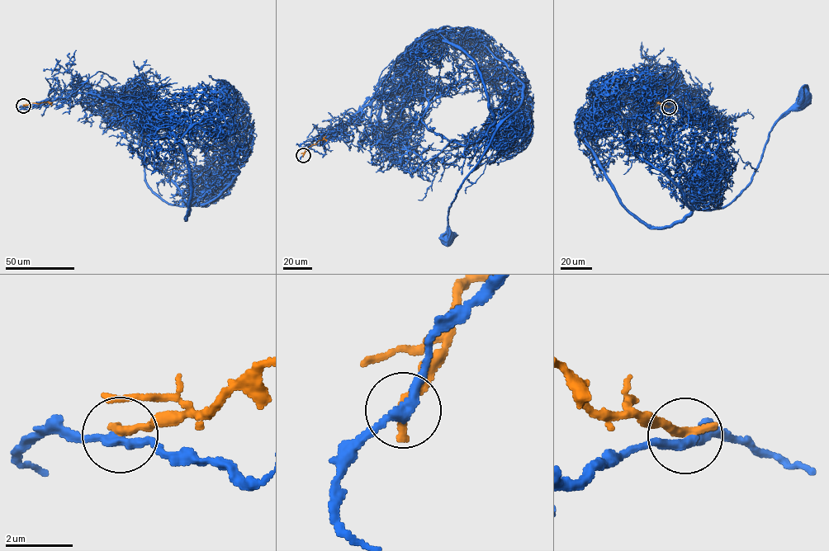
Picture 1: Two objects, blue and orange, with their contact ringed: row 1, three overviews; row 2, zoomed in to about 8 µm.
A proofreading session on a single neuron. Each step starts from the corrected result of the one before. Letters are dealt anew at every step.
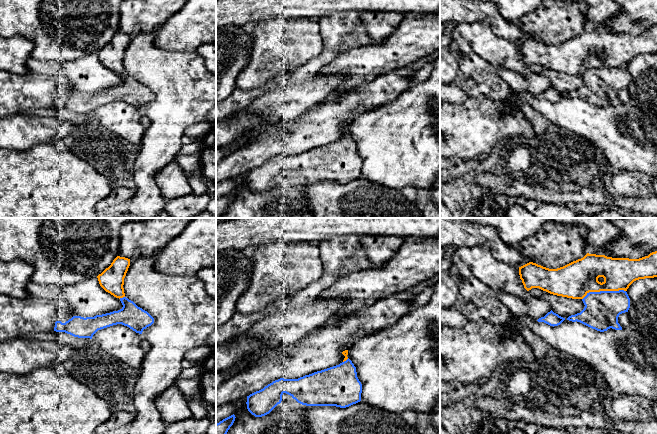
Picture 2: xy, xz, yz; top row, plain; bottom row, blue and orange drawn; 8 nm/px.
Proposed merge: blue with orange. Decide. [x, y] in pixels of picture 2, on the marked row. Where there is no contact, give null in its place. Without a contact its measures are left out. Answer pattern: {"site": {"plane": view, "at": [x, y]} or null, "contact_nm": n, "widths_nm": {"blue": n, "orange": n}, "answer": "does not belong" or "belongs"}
{"site": {"plane": "yz", "at": [603, 291]}, "contact_nm": 360, "widths_nm": {"blue": 280, "orange": 280}, "answer": "does not belong"}

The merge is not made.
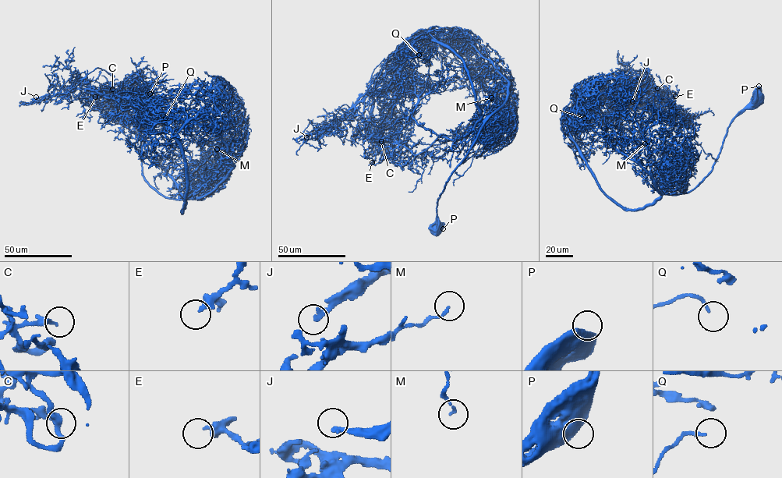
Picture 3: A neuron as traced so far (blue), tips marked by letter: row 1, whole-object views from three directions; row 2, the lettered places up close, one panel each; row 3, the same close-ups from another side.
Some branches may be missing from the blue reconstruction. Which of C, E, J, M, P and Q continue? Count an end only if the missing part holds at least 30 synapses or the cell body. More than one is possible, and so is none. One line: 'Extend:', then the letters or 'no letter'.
Extend: C, E, J

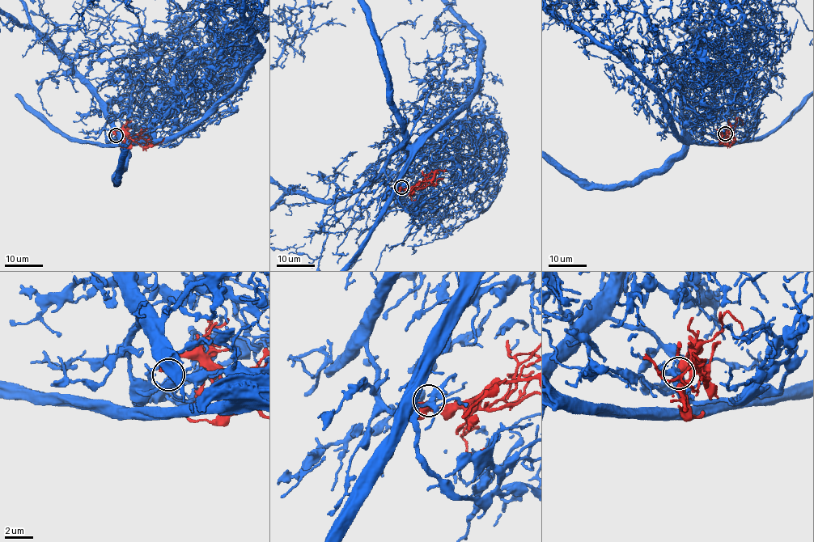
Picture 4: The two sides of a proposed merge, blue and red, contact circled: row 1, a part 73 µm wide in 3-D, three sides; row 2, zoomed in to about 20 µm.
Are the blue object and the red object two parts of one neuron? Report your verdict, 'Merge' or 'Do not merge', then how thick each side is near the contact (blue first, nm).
Merge. Thickness 320 nm (blue) against 550 nm

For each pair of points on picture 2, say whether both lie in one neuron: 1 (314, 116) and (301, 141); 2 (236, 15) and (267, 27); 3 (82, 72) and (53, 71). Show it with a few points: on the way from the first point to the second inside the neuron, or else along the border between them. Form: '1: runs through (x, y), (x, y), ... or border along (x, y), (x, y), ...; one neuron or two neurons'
1: runs through (314, 122), (314, 125), (304, 135); one neuron
2: border along (278, 15), (272, 18), (261, 19), (256, 23); two neurons
3: runs through (75, 72), (60, 71); one neuron

